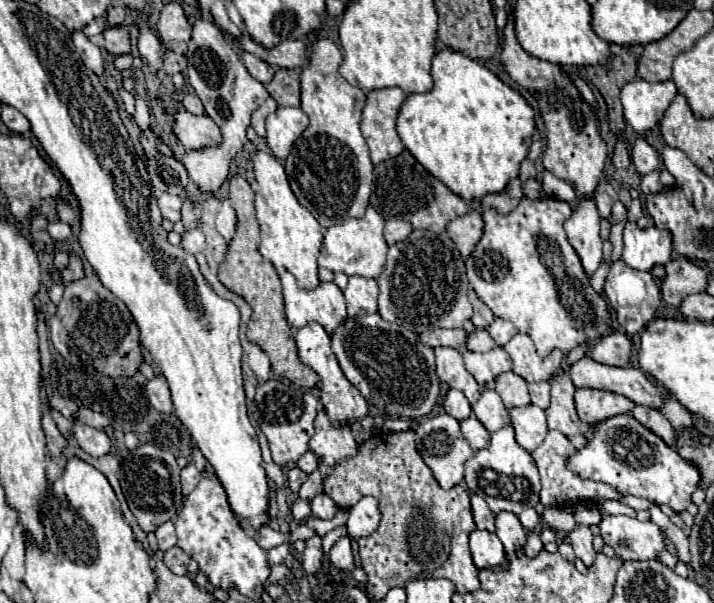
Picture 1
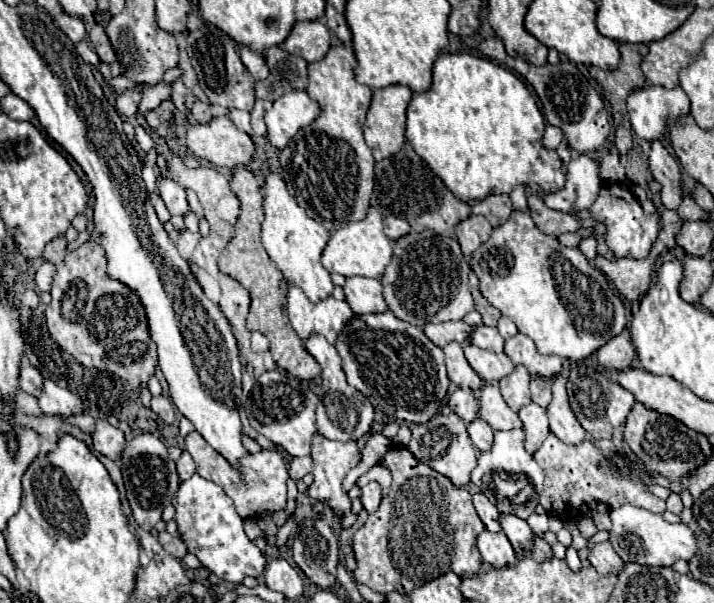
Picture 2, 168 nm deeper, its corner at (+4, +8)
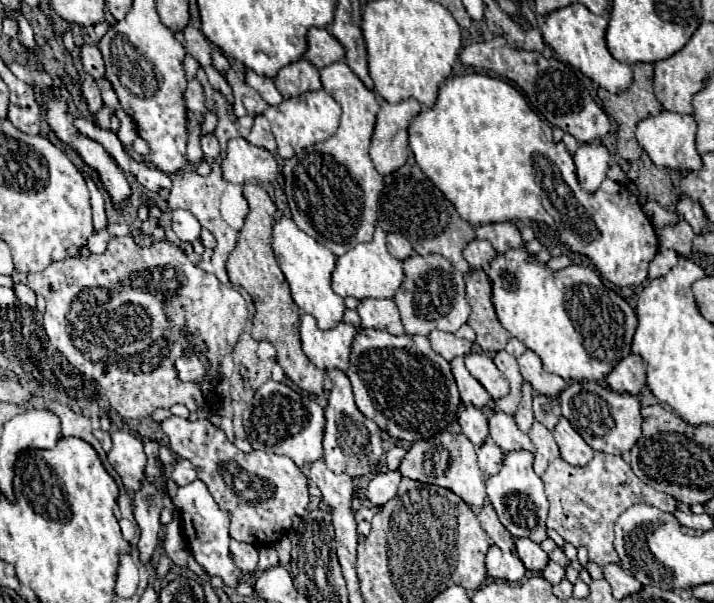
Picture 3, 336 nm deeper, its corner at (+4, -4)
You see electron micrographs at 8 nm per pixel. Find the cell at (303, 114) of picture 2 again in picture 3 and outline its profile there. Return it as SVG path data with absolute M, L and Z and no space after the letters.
M316 90L316 92L304 92L302 96L282 100L278 106L268 106L262 114L272 124L272 130L278 142L278 156L292 158L296 152L310 148L316 142L328 140L338 130L340 106L328 92Z

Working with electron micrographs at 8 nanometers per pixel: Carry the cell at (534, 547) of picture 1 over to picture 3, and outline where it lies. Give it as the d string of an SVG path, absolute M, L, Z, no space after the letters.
M548 562L548 566L544 568L544 572L542 572L542 576L550 582L550 584L558 584L564 576L566 576L566 570L562 568L562 566L558 566L558 564L554 564L554 562Z

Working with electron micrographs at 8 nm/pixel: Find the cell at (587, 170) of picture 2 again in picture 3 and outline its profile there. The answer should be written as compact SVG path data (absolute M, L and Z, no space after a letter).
M600 142L580 144L574 154L574 164L576 164L580 186L586 192L594 192L600 188L610 168L610 152Z

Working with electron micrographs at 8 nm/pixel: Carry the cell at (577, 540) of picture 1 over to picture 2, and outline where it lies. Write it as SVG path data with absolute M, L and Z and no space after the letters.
M602 542L602 544L594 544L590 554L588 554L588 562L596 568L598 574L618 574L624 566L622 558L612 550L610 542Z

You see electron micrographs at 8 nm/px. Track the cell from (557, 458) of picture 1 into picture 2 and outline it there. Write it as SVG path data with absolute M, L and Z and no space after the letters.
M550 432L544 444L536 450L534 460L542 466L546 476L544 490L540 492L540 504L550 514L574 518L578 516L580 504L586 504L590 500L604 502L610 508L620 508L622 504L634 504L638 508L646 508L658 514L666 510L666 502L646 492L644 482L636 474L622 476L612 468L604 468L600 464L602 452L590 440L584 440L582 444L562 444L562 440L558 440L554 432Z

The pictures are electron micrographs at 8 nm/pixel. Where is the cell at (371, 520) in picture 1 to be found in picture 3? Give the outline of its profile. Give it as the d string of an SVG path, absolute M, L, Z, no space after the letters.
M398 470L394 472L384 472L384 474L378 474L370 480L368 484L368 490L366 490L366 498L378 506L386 504L390 498L396 496L398 492L398 484L402 480L402 474Z

